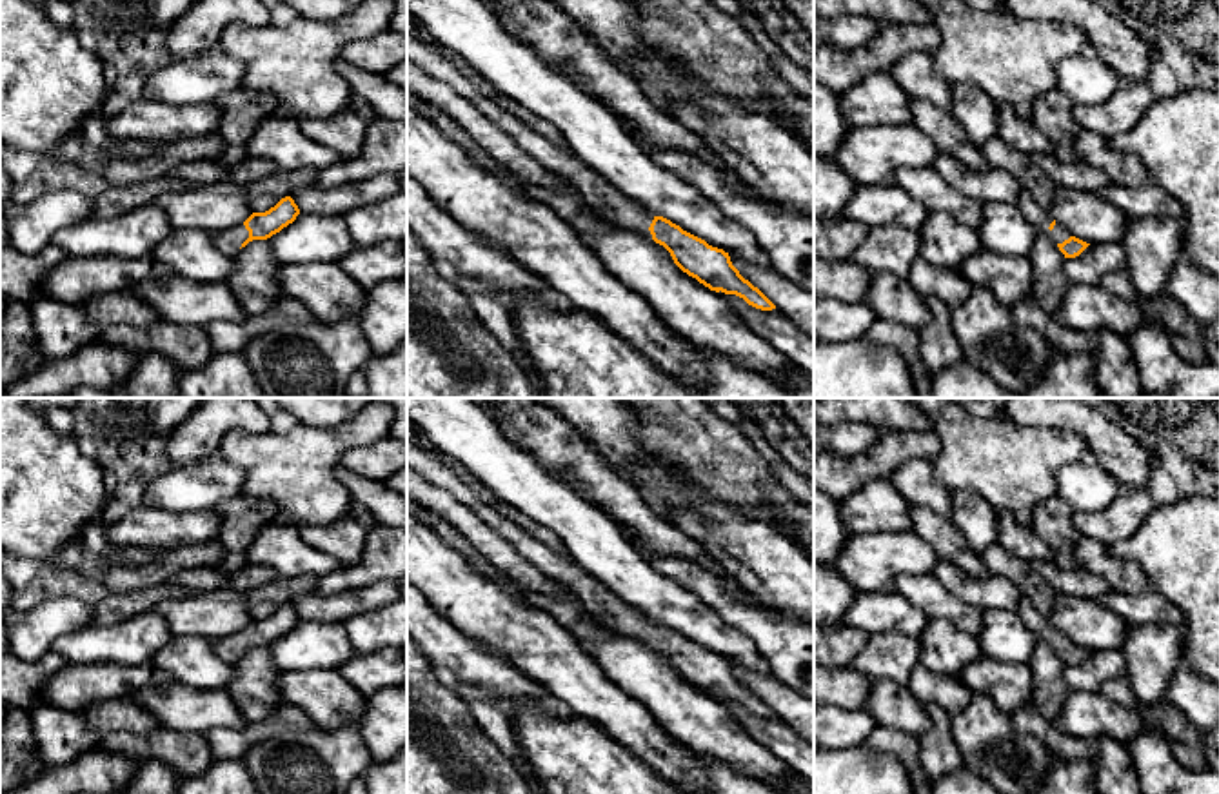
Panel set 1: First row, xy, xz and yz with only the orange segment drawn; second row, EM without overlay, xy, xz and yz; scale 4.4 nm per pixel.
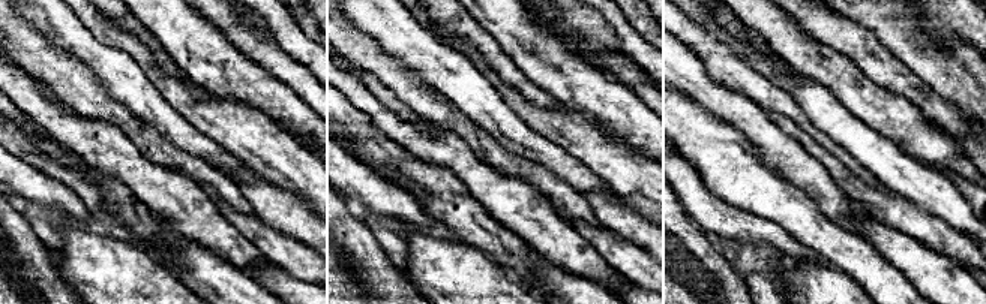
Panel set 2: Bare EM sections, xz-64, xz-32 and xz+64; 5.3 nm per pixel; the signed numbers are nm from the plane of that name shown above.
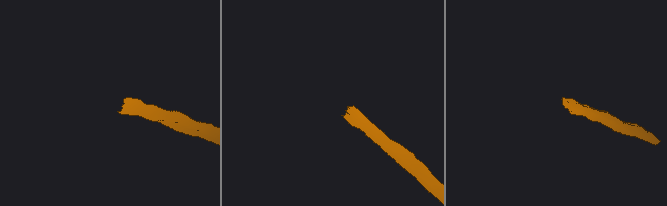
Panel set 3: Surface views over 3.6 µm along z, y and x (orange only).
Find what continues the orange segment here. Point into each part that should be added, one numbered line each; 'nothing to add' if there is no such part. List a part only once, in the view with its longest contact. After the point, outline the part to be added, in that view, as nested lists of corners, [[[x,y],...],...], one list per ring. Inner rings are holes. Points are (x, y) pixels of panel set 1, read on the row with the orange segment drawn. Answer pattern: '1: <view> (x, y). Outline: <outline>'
1: xz (596, 191). Outline: [[[407,7],[407,58],[467,98],[480,113],[505,131],[527,154],[540,160],[543,167],[569,180],[583,202],[607,222],[652,240],[649,227],[656,214],[649,213],[643,203],[618,191],[605,176],[581,162],[572,149],[560,147],[549,138],[530,131],[496,98],[483,94],[474,82],[461,73],[451,55],[441,53],[425,38],[411,33],[409,25],[416,22],[418,18]]]

